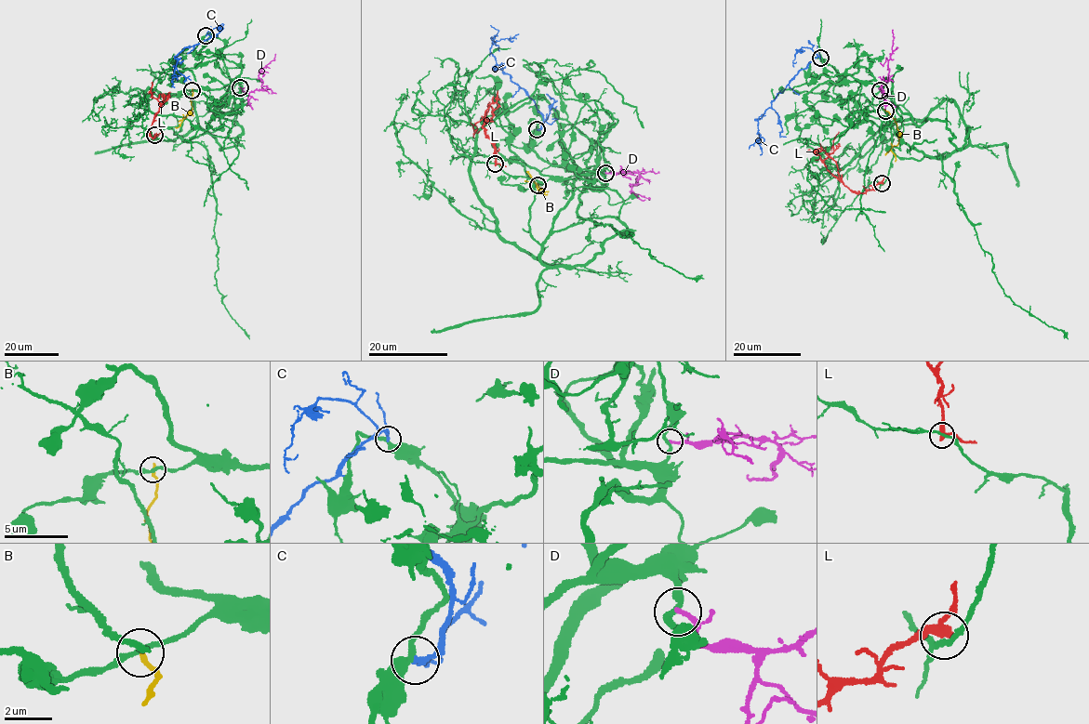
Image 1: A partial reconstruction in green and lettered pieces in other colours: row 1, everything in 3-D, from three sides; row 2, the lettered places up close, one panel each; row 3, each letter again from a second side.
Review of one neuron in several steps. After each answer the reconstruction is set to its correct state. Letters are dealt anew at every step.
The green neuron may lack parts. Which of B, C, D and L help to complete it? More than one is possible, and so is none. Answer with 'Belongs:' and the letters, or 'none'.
Belongs: none

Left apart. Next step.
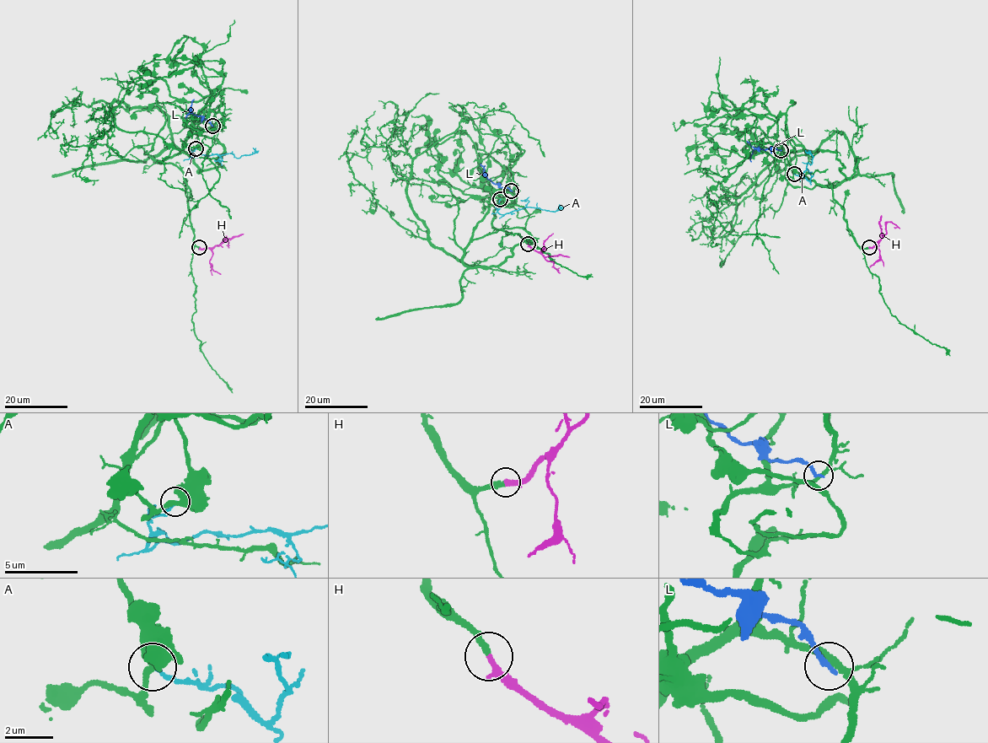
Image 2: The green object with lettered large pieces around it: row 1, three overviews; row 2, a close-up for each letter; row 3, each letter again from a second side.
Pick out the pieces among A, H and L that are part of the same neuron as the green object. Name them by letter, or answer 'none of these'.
H

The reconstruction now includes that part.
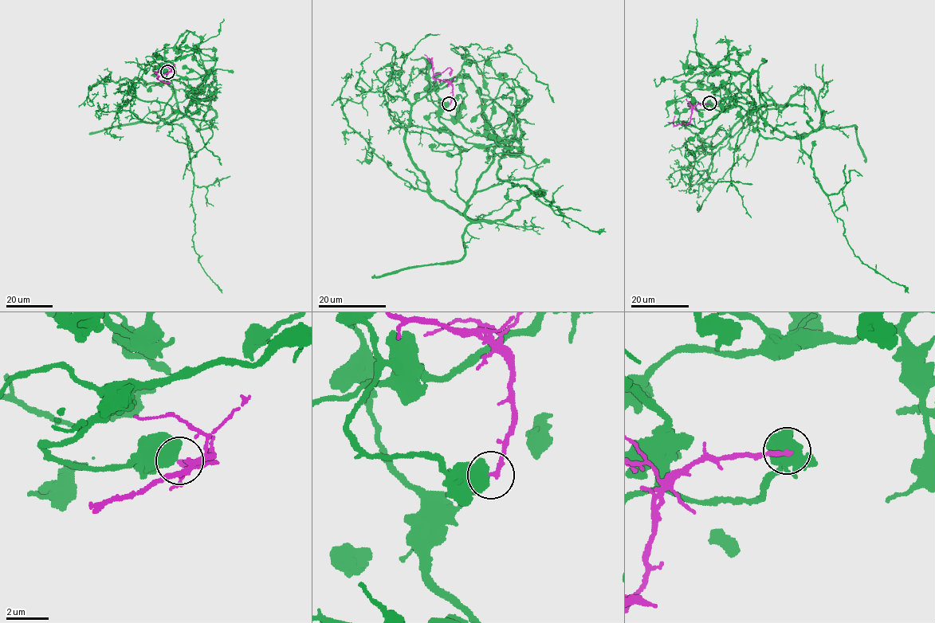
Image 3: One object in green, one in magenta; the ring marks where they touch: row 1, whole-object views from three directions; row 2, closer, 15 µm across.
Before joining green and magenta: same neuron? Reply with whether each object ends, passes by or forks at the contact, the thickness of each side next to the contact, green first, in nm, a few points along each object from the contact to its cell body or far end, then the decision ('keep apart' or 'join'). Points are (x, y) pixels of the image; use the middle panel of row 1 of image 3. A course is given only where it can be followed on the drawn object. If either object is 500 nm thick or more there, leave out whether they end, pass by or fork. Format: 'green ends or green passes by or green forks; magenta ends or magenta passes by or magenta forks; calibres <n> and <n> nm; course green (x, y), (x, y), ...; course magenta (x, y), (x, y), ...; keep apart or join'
calibres 800 and 220 nm; course green (449, 103), (470, 78), (514, 123), (477, 222), (427, 190), (411, 107), (508, 45), (553, 103); course magenta (449, 103), (453, 88), (448, 82), (433, 76), (431, 60), (424, 54); keep apart

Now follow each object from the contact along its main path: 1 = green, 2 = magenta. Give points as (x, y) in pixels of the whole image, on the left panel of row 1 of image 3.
1: (167, 71), (211, 68), (184, 115), (161, 119), (166, 84), (135, 79), (135, 96), (202, 110), (221, 165)
2: (167, 71), (171, 70), (156, 78), (153, 71)

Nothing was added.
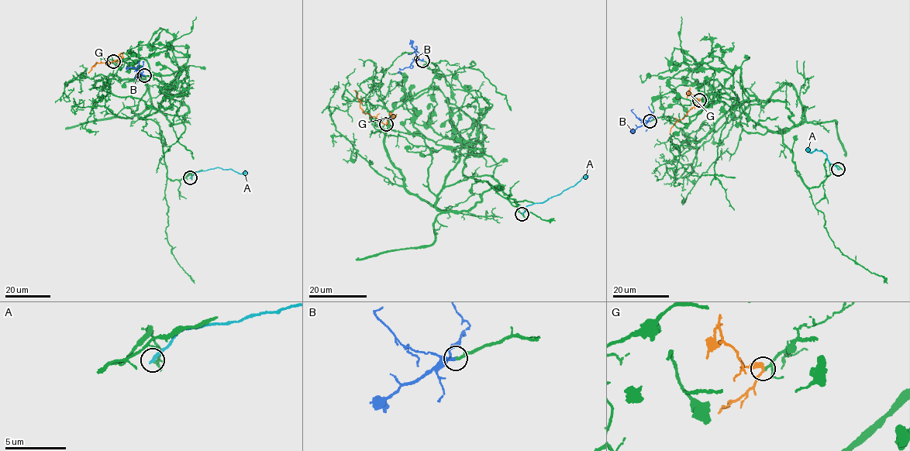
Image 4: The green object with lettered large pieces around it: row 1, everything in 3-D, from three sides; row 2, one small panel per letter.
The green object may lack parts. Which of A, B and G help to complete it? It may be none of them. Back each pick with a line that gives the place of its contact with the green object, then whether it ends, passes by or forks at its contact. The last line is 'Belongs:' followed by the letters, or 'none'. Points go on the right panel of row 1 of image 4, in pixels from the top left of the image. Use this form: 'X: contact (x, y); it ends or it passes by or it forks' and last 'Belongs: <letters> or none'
B: contact (649, 121); it ends
G: contact (699, 100); it passes by
Belongs: B, G

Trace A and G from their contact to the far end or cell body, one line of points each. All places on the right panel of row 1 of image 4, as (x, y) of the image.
A: (838, 169), (829, 162), (826, 153), (822, 150), (816, 149), (810, 153), (806, 149)
G: (699, 100), (671, 128), (670, 134)

